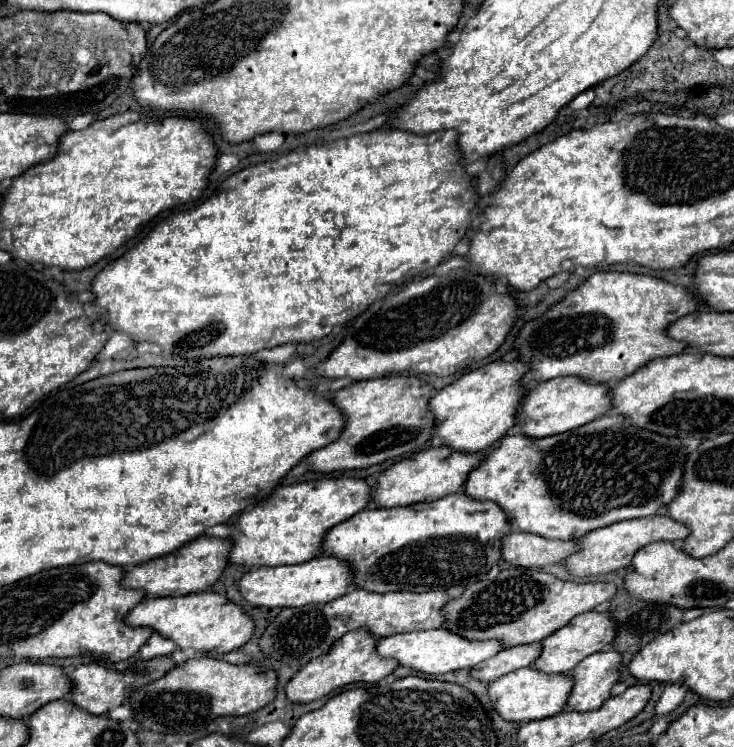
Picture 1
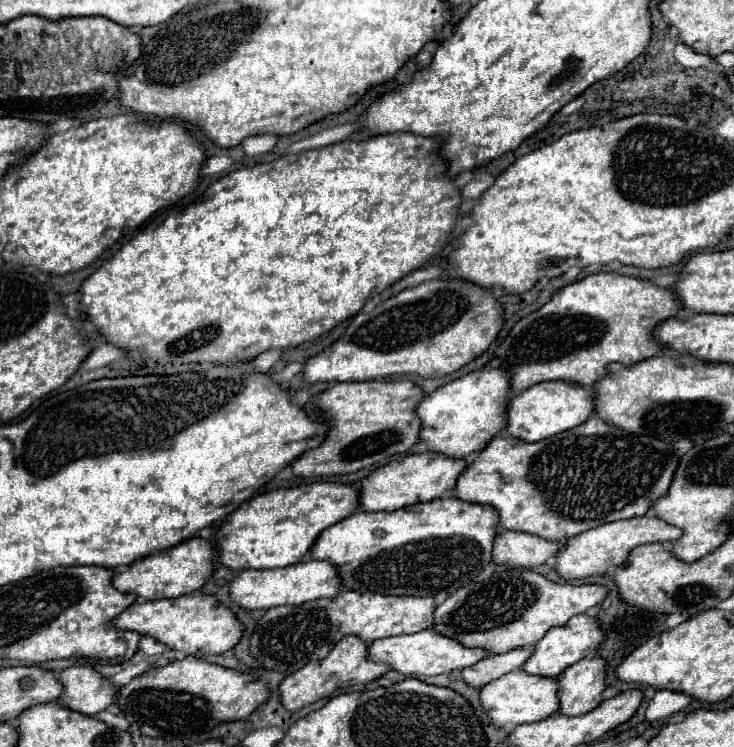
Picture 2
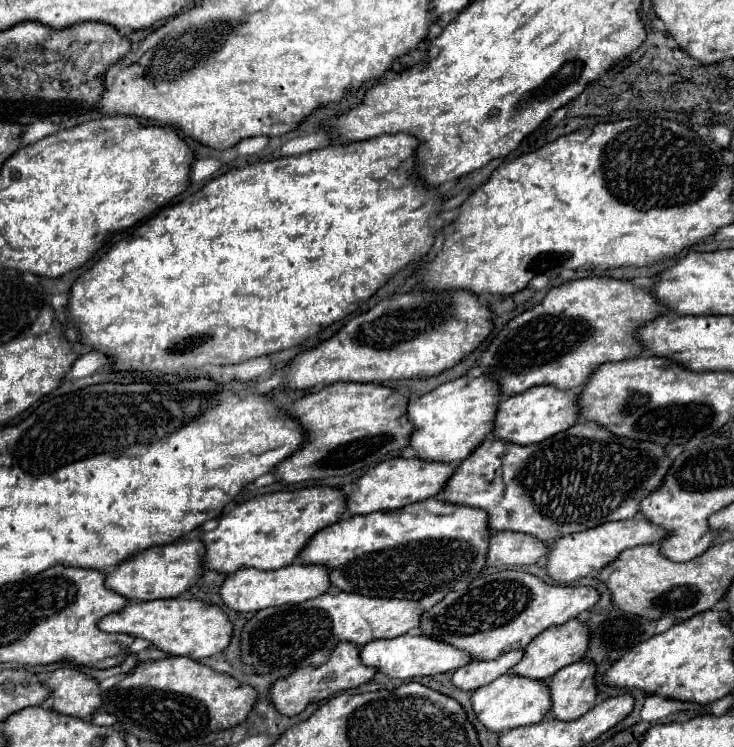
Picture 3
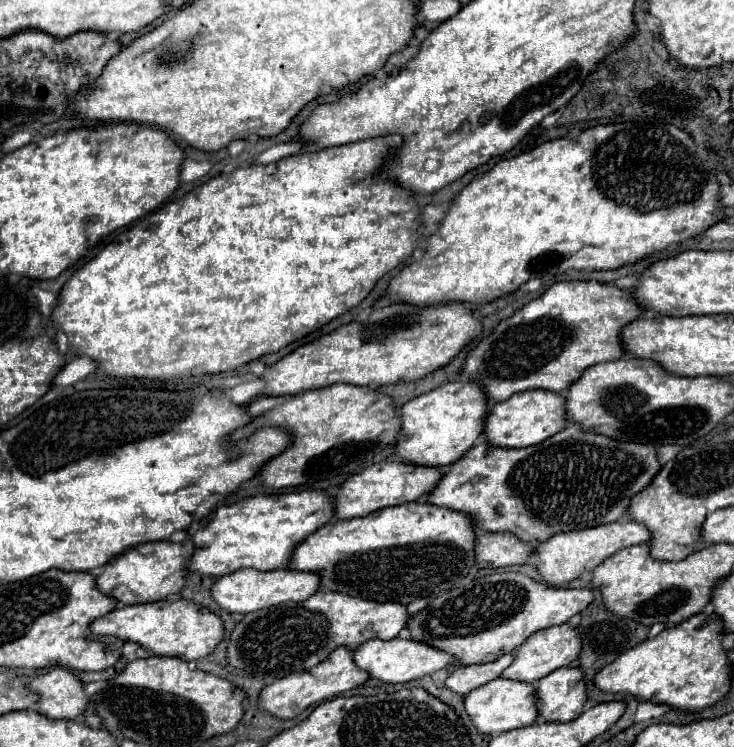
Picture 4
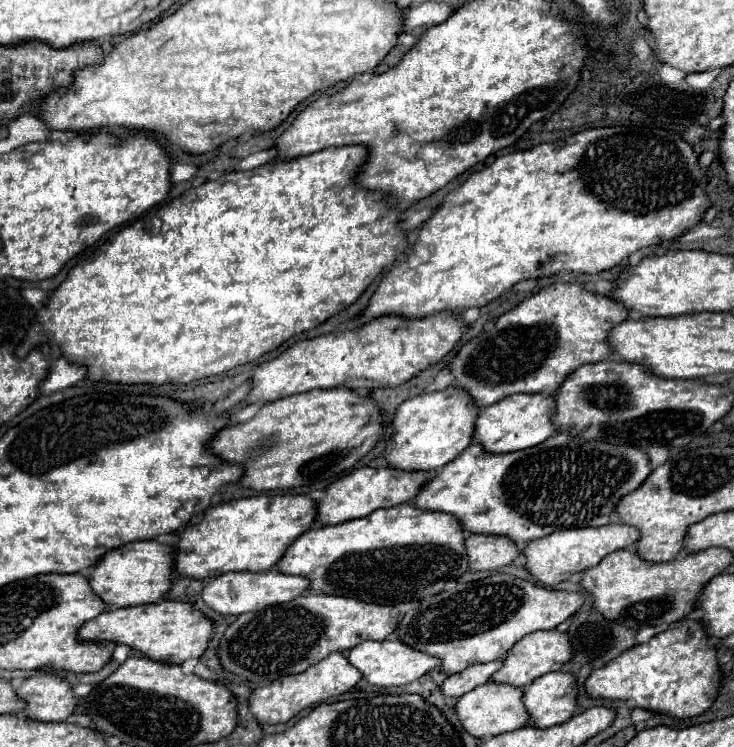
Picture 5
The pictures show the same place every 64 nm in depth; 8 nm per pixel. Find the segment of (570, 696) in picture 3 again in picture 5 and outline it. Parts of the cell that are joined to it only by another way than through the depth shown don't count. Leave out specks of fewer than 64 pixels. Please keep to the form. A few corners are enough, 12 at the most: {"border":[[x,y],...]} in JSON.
{"border":[[550,672],[524,688],[536,728],[570,720],[576,676]]}

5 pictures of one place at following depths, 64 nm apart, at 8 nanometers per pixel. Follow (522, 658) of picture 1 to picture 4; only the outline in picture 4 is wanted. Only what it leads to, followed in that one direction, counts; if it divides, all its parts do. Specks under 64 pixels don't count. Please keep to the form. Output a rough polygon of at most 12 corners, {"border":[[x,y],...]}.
{"border":[[504,654],[488,664],[456,666],[446,688],[466,696],[498,678],[514,660]]}

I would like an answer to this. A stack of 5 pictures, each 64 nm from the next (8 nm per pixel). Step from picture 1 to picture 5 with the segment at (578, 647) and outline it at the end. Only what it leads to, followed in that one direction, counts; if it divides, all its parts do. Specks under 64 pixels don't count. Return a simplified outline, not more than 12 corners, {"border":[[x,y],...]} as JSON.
{"border":[[542,630],[506,654],[494,682],[528,686],[562,670],[568,634]]}

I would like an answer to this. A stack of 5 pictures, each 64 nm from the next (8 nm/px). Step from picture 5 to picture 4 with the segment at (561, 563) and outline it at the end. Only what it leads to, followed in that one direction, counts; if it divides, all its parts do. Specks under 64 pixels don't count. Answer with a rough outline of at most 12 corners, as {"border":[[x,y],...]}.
{"border":[[634,520],[564,532],[538,544],[552,586],[592,572],[650,530]]}

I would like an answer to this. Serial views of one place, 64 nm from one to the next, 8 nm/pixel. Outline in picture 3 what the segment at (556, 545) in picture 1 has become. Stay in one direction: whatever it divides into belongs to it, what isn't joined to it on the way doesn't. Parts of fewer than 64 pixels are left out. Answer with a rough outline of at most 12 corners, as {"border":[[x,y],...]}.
{"border":[[494,532],[488,566],[530,566],[548,544],[530,534]]}

